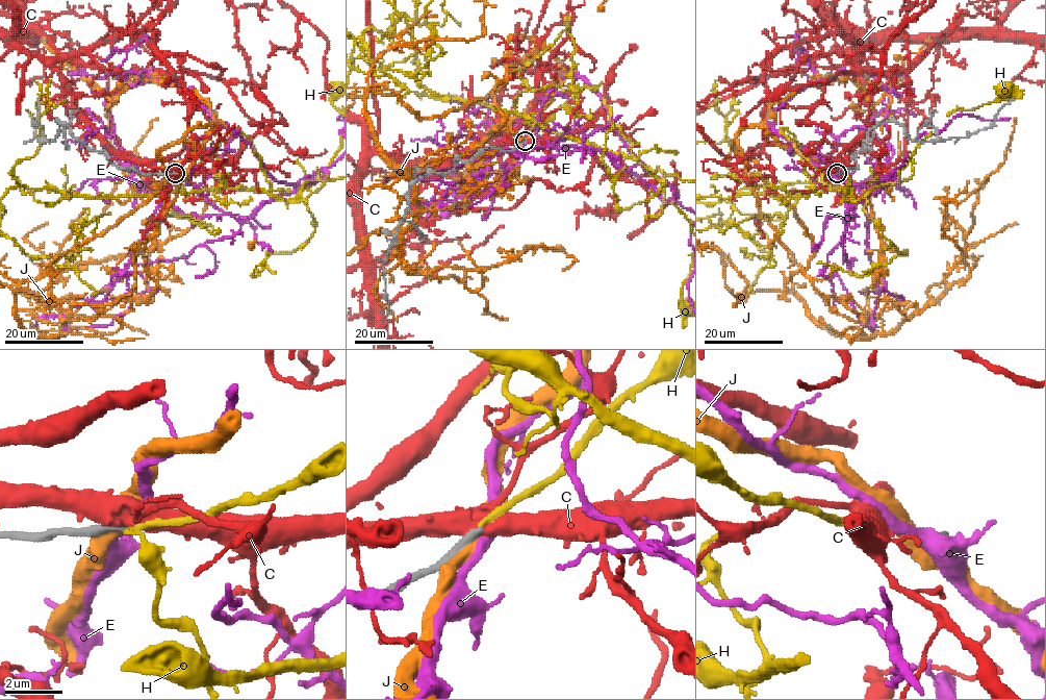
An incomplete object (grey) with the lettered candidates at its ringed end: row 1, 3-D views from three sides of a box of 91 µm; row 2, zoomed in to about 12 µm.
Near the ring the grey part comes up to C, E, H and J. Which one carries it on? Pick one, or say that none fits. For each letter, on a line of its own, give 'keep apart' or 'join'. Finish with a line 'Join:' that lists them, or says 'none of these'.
C: keep apart
E: keep apart
H: join
J: keep apart
Join: H

